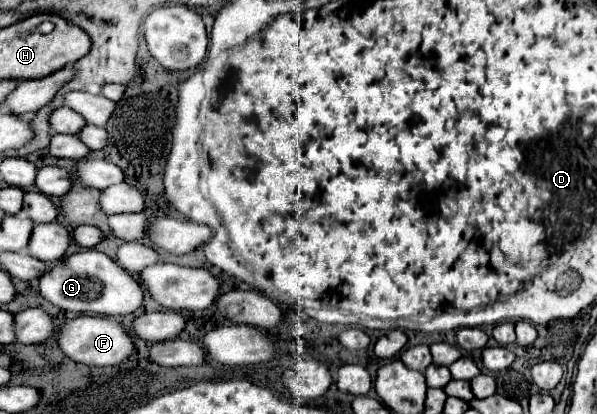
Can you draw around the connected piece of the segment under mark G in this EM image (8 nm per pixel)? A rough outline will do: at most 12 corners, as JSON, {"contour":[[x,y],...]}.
{"contour":[[74,253],[40,277],[64,311],[128,315],[140,283],[106,253]]}

